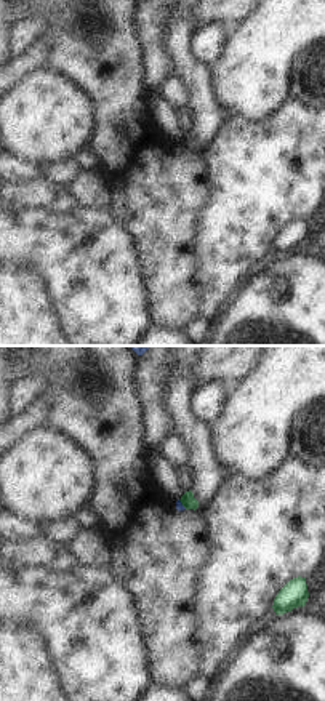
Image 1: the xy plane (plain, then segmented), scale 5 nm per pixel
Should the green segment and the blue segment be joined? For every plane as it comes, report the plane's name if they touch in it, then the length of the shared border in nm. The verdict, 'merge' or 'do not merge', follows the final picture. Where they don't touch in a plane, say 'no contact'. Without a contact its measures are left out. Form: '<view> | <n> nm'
xy | 60 nm

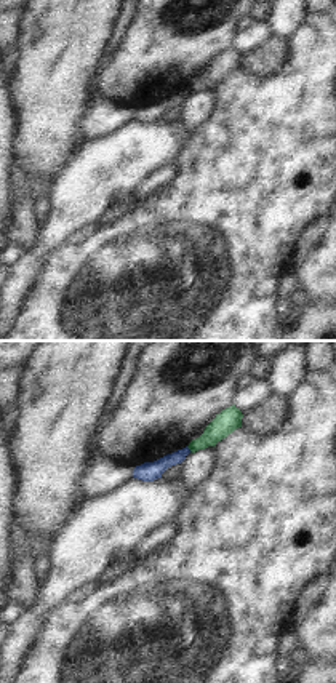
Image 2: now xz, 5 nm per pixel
xz | 40 nm

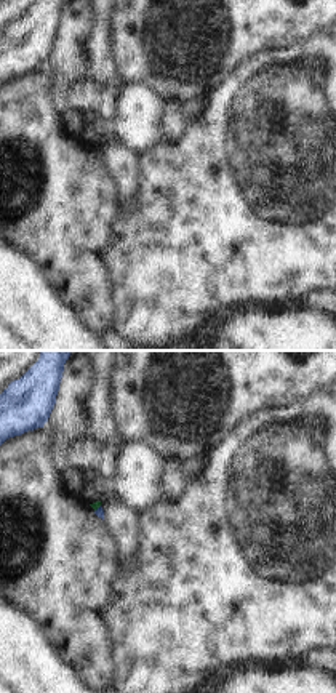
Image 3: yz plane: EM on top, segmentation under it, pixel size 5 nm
yz | 50 nm

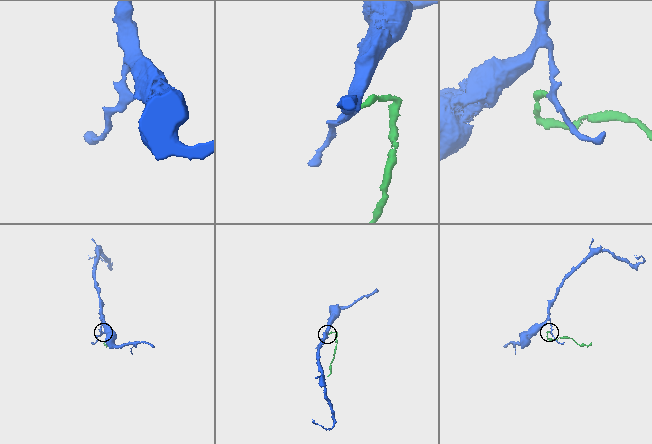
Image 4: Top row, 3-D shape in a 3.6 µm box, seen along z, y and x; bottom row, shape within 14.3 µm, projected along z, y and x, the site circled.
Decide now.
do not merge

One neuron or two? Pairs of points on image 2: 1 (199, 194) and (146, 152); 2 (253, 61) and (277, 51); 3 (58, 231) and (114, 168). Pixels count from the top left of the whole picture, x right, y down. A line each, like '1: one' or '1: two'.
1: two
2: one
3: one

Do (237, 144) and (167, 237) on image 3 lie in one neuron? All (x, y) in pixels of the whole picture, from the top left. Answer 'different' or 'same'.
same

